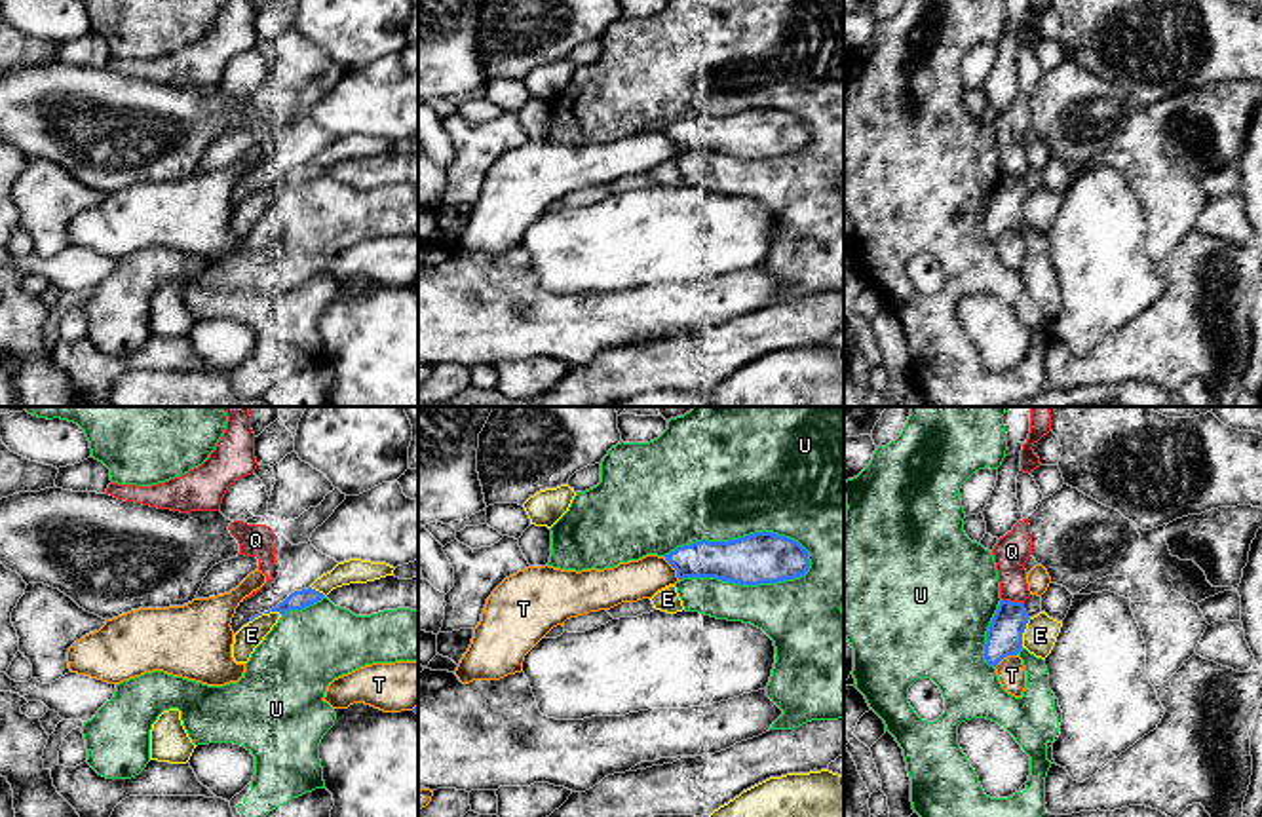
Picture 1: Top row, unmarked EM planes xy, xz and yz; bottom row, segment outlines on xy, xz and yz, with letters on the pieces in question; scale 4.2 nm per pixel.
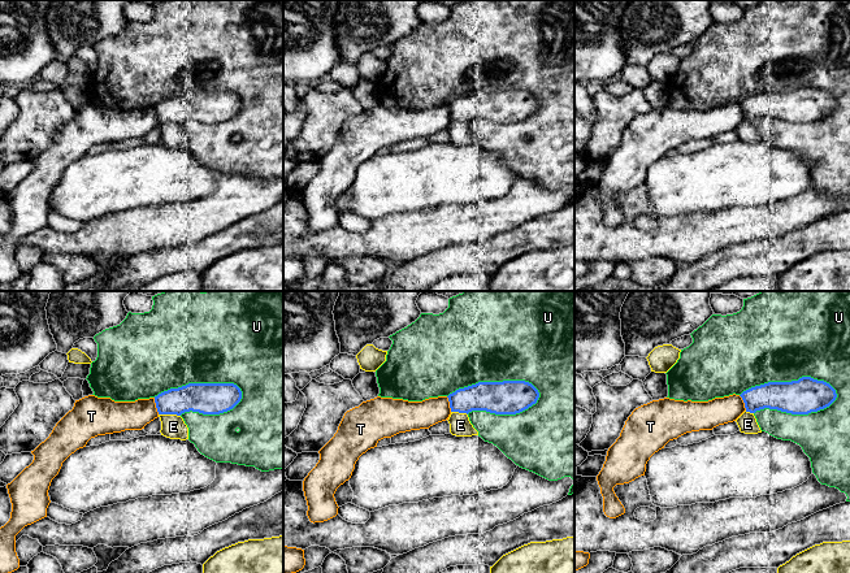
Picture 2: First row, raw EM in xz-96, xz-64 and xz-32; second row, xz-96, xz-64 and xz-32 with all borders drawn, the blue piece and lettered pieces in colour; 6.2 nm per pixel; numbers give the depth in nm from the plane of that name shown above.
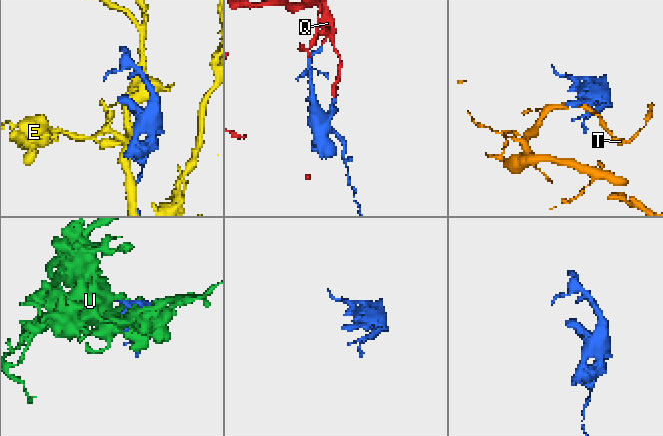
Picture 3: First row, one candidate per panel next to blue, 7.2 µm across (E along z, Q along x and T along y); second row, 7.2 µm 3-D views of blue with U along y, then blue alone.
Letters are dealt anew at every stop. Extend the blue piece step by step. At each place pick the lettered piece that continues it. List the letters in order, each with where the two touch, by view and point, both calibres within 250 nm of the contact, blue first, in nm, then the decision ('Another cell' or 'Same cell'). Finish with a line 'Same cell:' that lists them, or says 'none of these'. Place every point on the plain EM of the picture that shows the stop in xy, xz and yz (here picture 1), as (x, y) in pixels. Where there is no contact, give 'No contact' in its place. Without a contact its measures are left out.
E: Touches blue at xy (267, 187). Thickness 80 nm (blue) against 100 nm. Another cell
Q: Touches blue at yz (1013, 177). Thickness 160 nm (blue) against 150 nm. Another cell
T: Touches blue at yz (1006, 230). Thickness 160 nm (blue) against 120 nm. Another cell
U: Touches blue at xz (744, 111). Thickness 220 nm (blue) against 480 nm. Another cell
Same cell: none of these

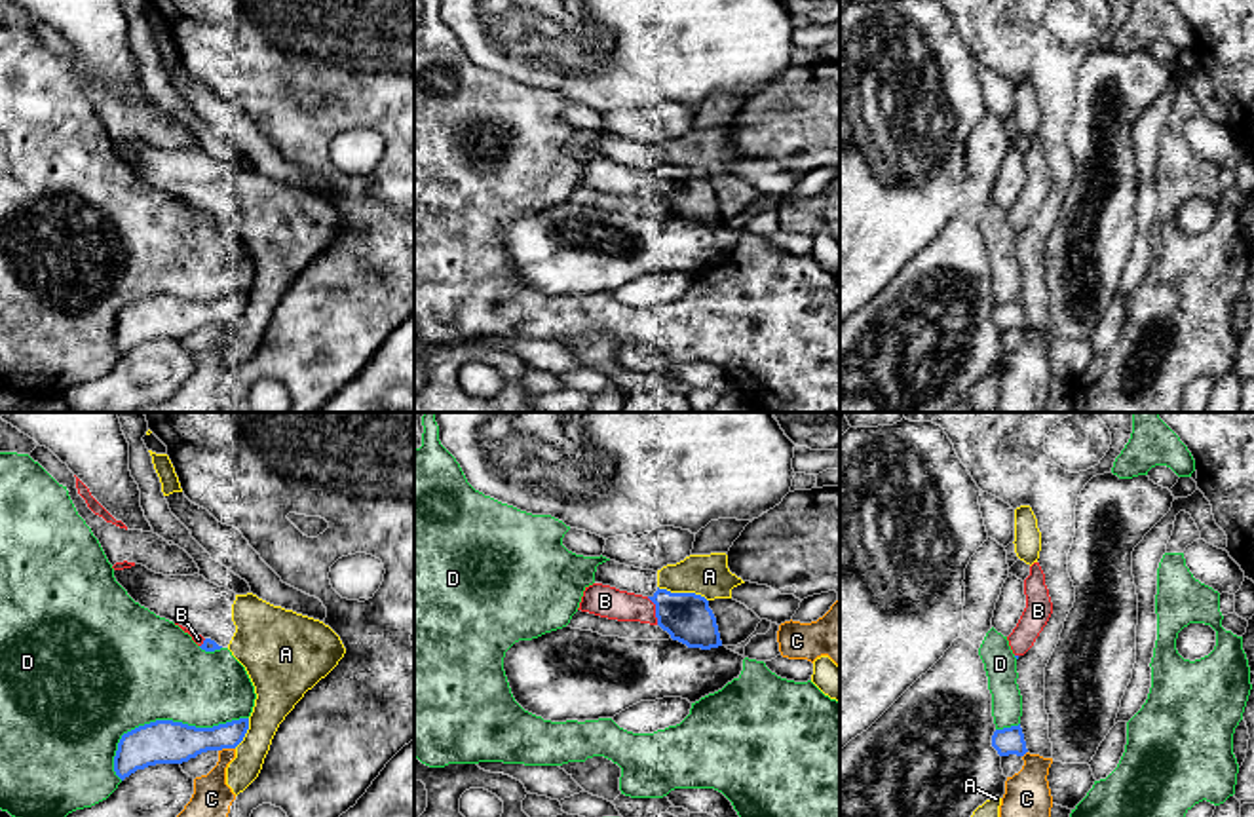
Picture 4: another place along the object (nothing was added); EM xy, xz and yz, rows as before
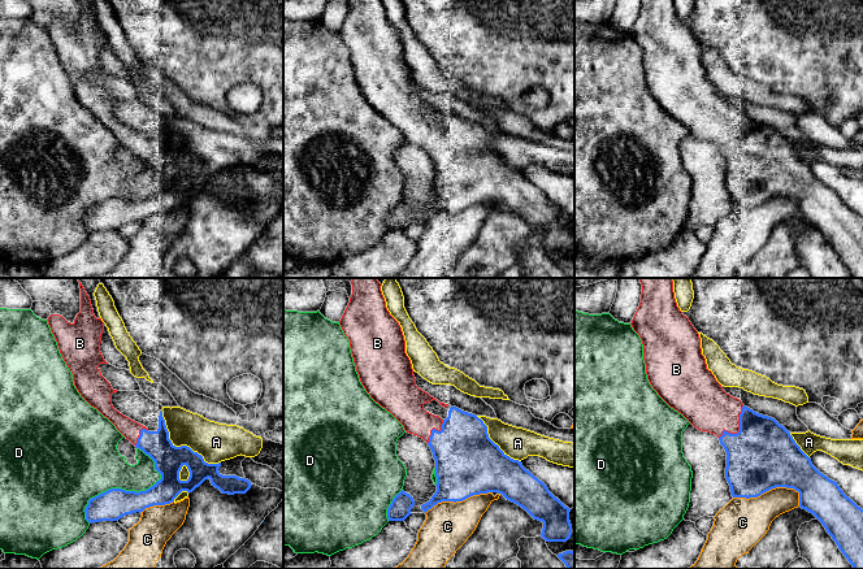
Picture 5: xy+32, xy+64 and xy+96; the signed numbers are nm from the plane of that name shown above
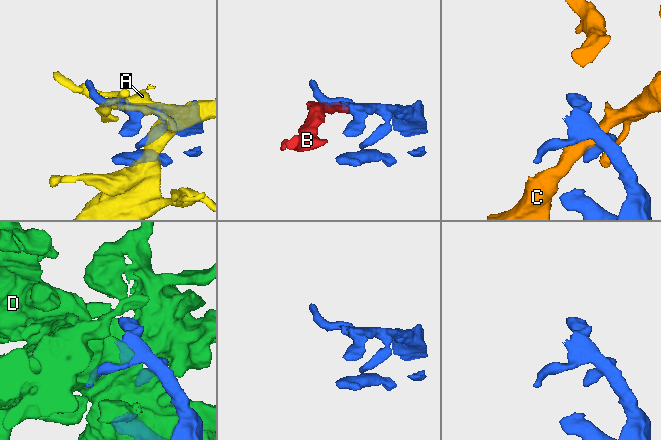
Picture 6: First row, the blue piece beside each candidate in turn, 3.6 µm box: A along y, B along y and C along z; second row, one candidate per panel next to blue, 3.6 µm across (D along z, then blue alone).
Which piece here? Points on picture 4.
A: Touches blue at xz (683, 168). Thickness 200 nm (blue) against 180 nm. Another cell
B: Touches blue at xz (656, 185). Thickness 200 nm (blue) against 140 nm. Same cell
C: Touches blue at xy (227, 322). Thickness 180 nm (blue) against 170 nm. Another cell
D: Touches blue at xy (168, 295). Thickness 190 nm (blue) against 460 nm. Another cell
Same cell: B

